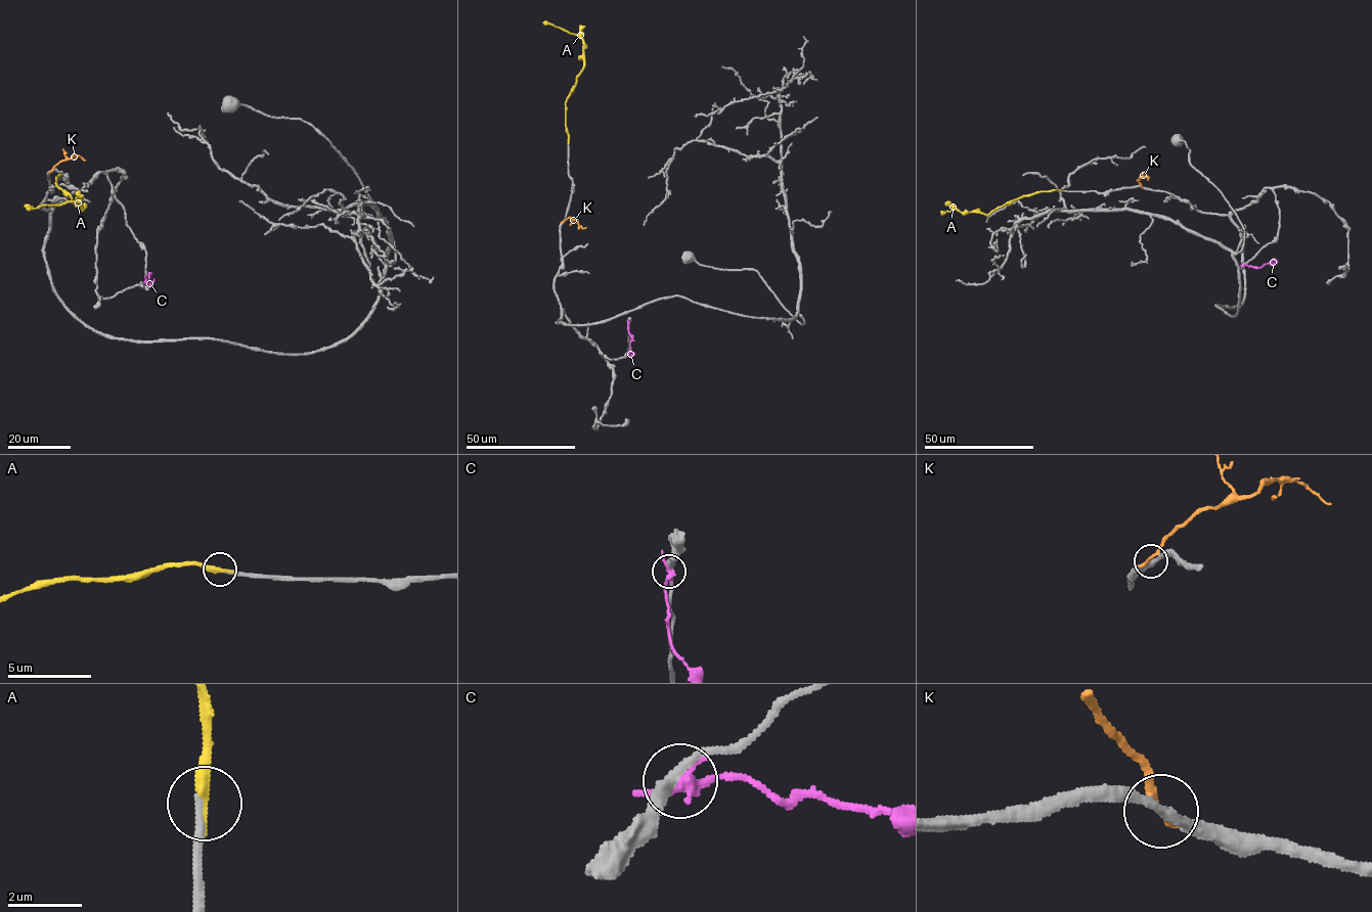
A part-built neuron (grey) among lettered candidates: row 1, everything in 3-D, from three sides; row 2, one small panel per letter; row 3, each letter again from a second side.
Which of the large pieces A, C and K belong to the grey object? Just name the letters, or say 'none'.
A

